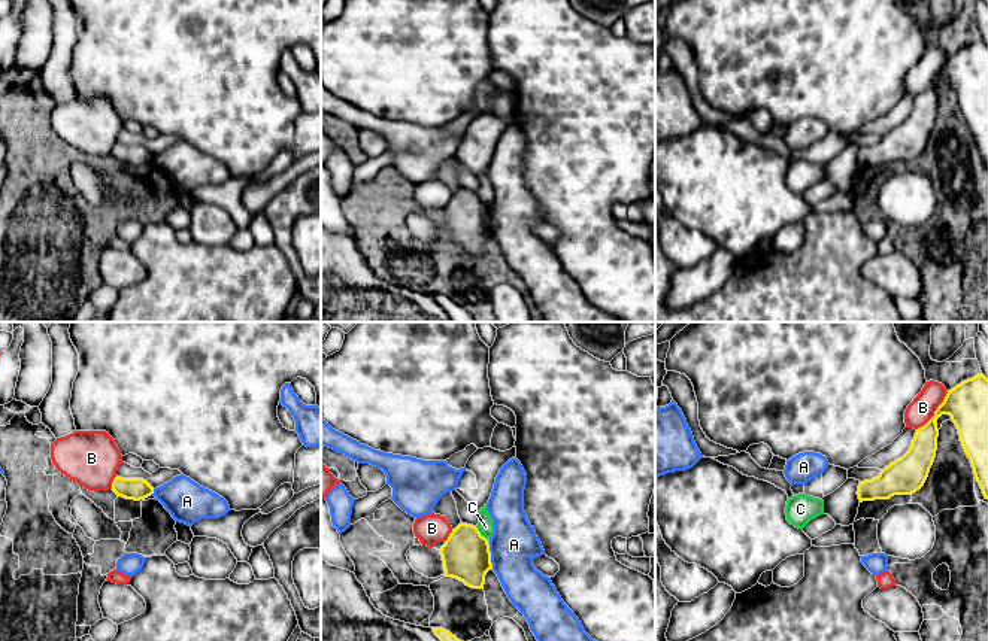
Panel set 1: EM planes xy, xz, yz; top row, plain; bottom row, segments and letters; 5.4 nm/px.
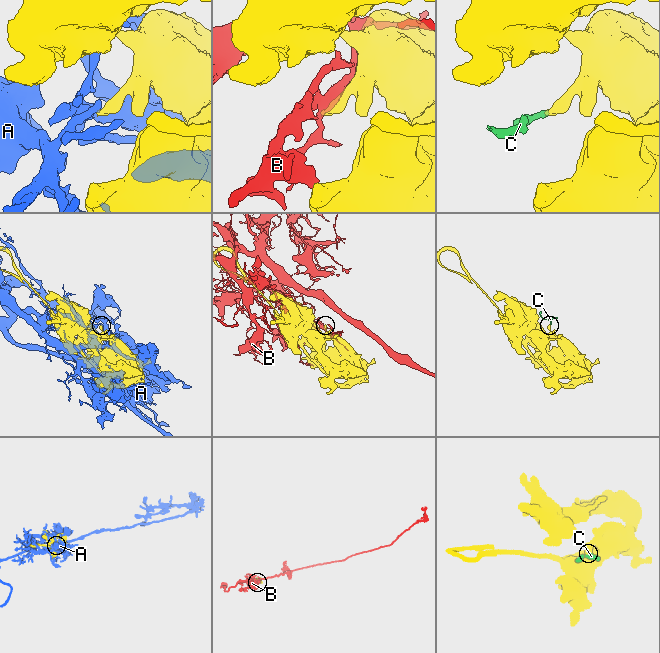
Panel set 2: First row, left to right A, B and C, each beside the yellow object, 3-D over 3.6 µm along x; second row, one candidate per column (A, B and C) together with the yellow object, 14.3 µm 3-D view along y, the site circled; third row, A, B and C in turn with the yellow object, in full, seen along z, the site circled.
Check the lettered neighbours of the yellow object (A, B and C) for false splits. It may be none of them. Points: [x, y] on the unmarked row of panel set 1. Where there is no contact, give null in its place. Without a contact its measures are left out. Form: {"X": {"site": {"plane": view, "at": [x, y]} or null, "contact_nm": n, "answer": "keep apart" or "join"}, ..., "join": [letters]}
{"A": {"site": {"plane": "xz", "at": [490, 222]}, "contact_nm": 140, "answer": "keep apart"}, "B": {"site": {"plane": "yz", "at": [935, 78]}, "contact_nm": 280, "answer": "keep apart"}, "C": {"site": {"plane": "xz", "at": [479, 200]}, "contact_nm": 100, "answer": "keep apart"}, "join": []}

